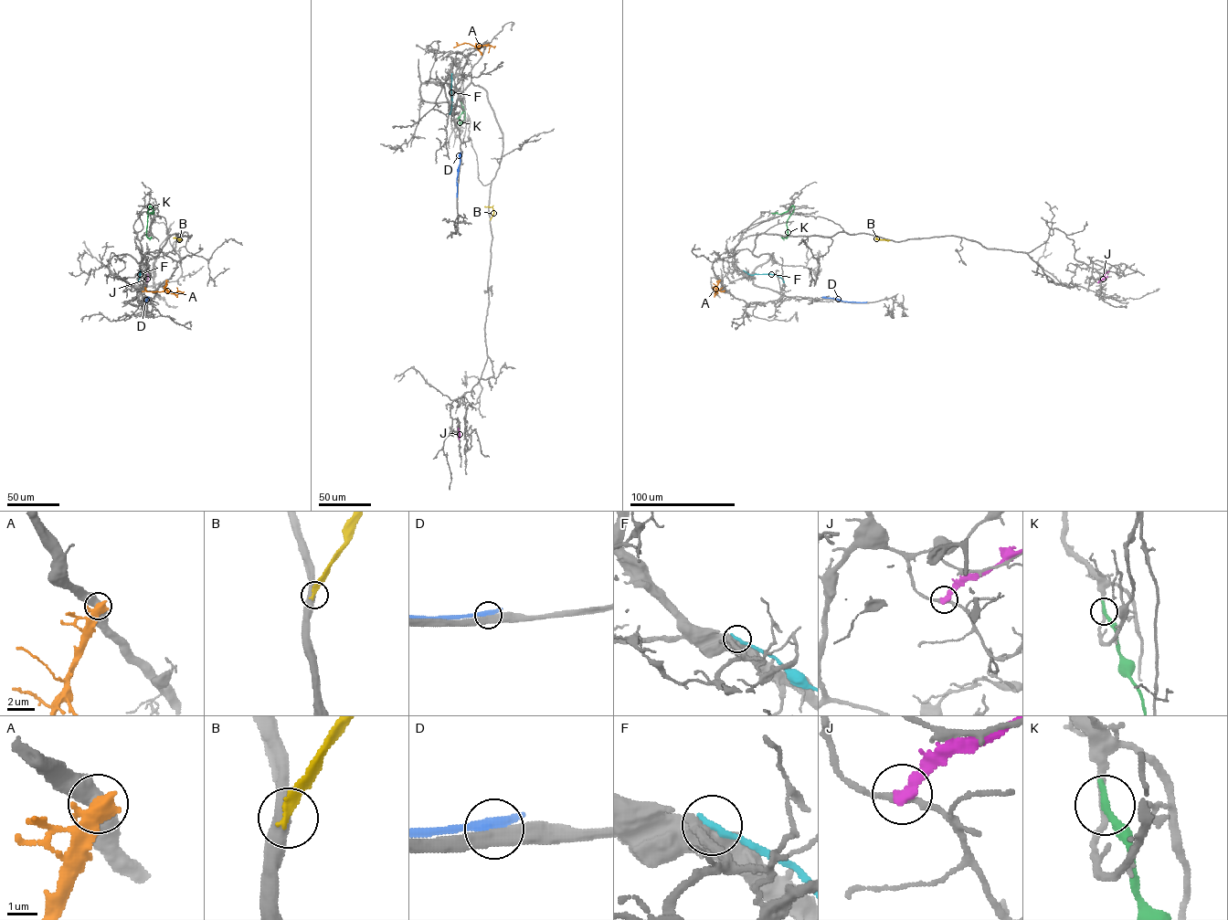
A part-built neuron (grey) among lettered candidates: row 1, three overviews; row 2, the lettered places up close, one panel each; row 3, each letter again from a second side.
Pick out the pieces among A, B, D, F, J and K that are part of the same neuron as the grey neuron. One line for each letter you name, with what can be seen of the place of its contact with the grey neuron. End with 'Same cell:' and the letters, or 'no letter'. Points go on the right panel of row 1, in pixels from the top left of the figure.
Same cell: no letter

